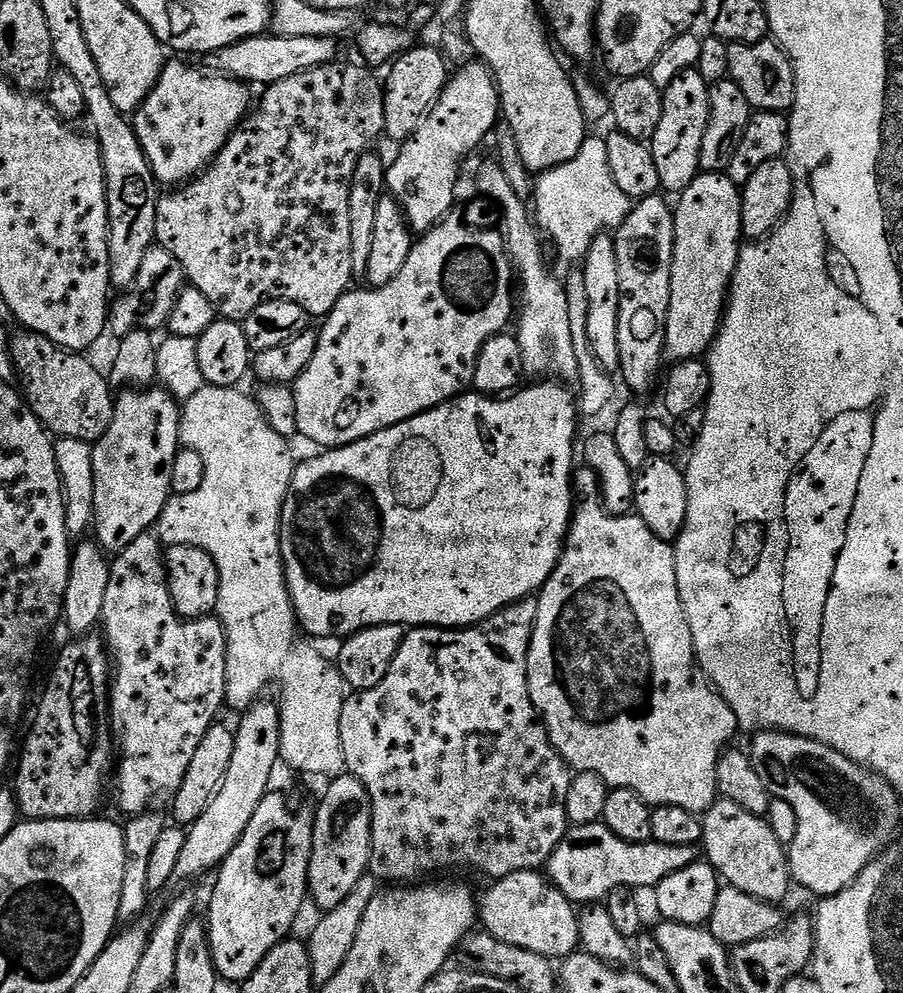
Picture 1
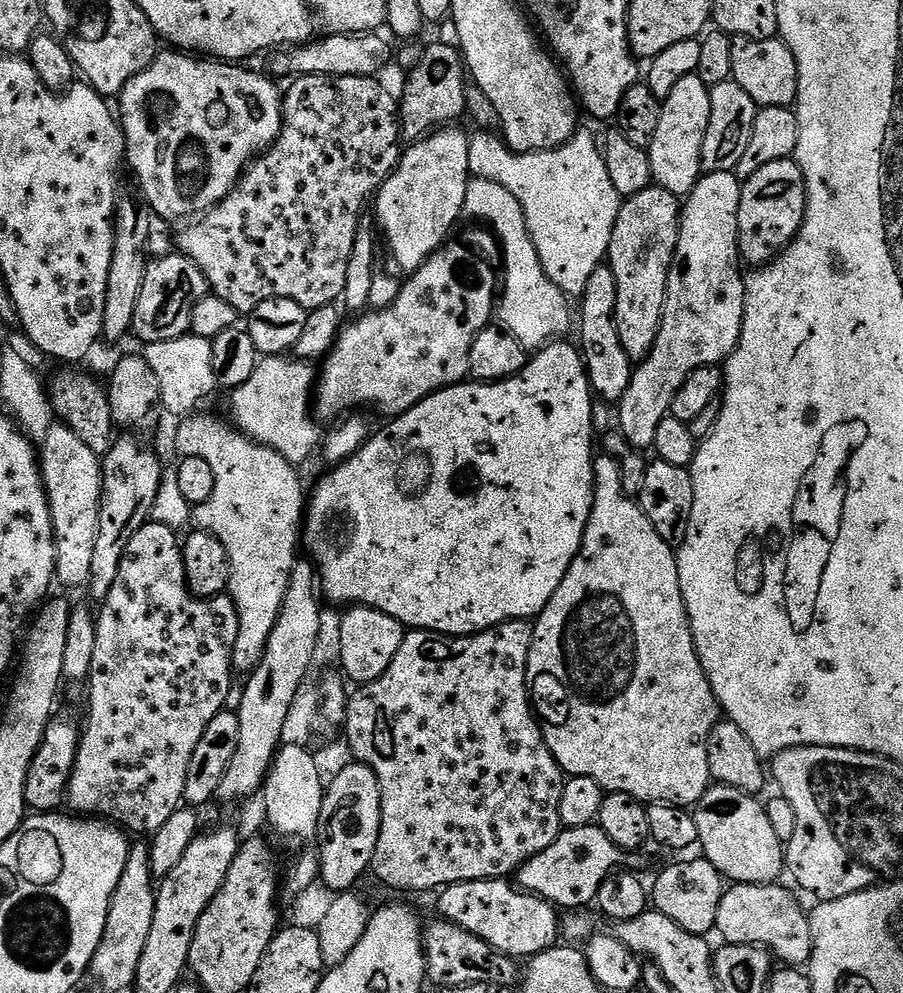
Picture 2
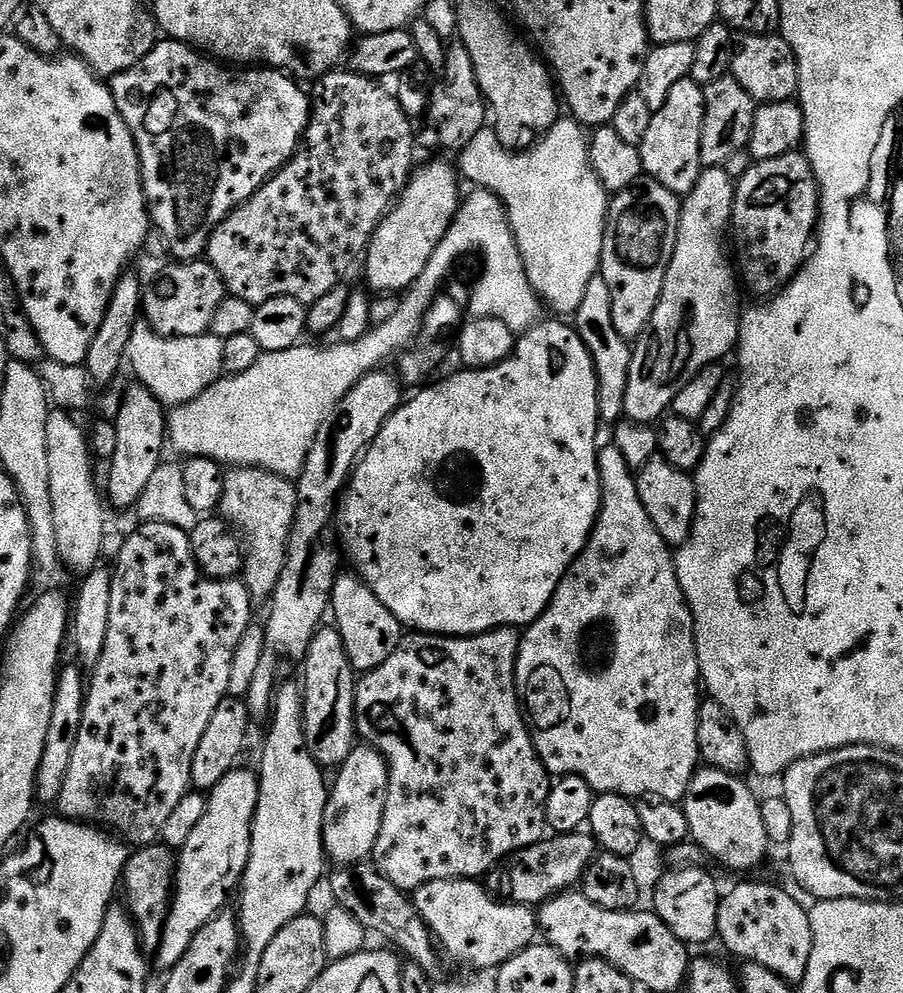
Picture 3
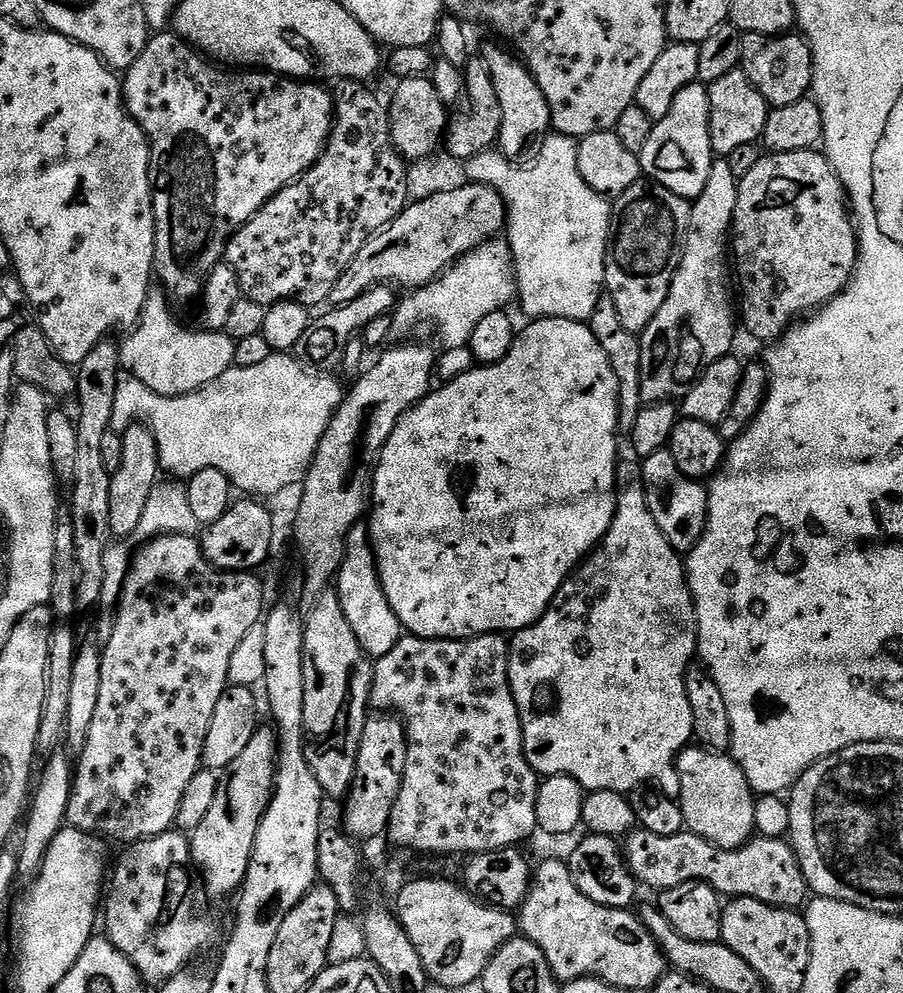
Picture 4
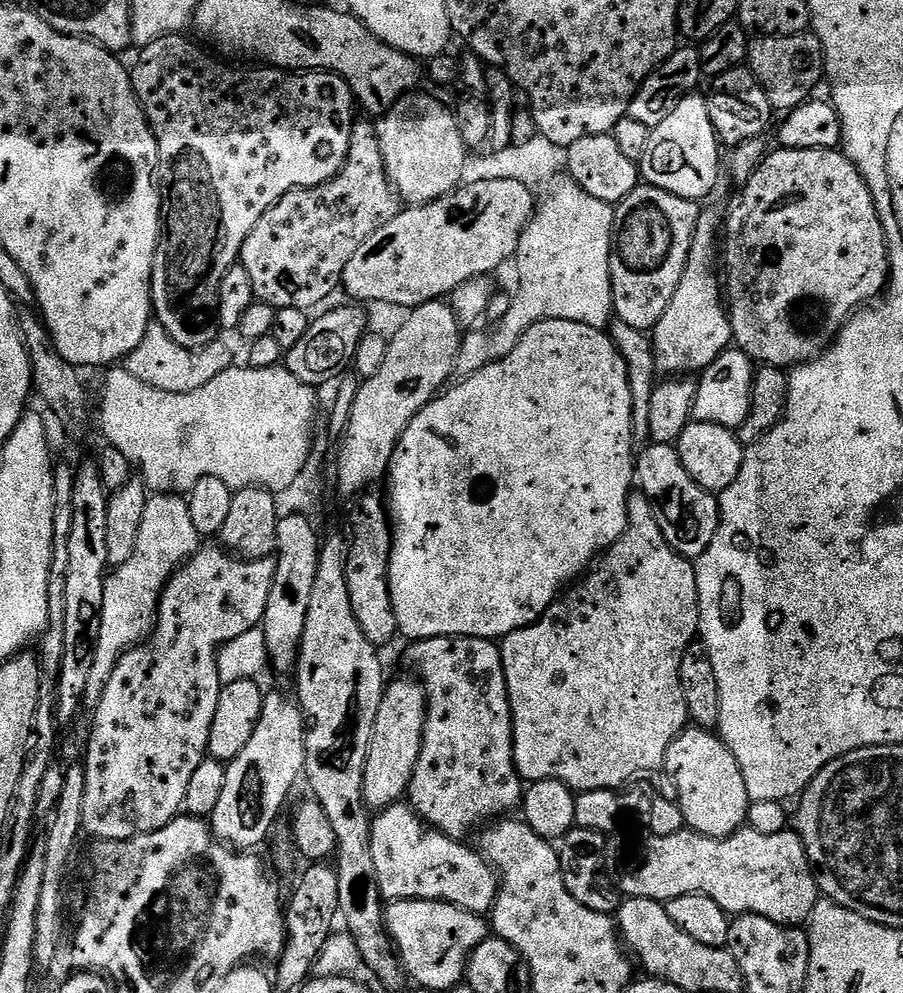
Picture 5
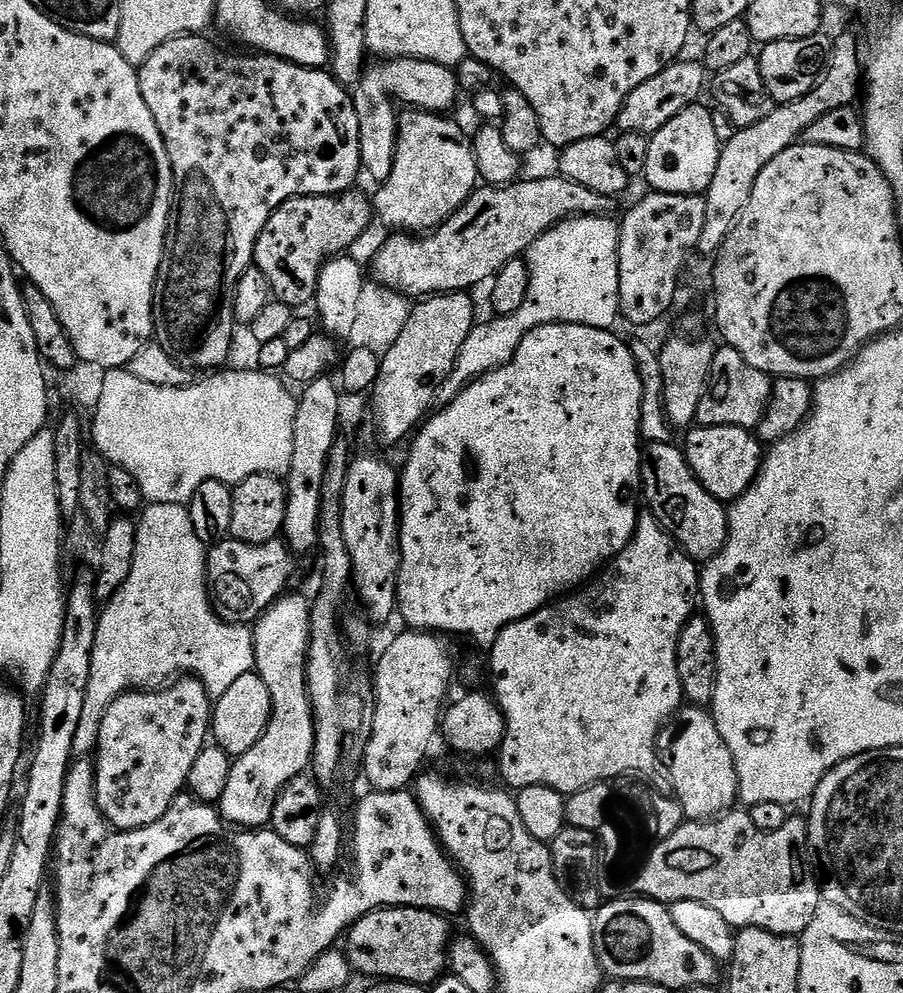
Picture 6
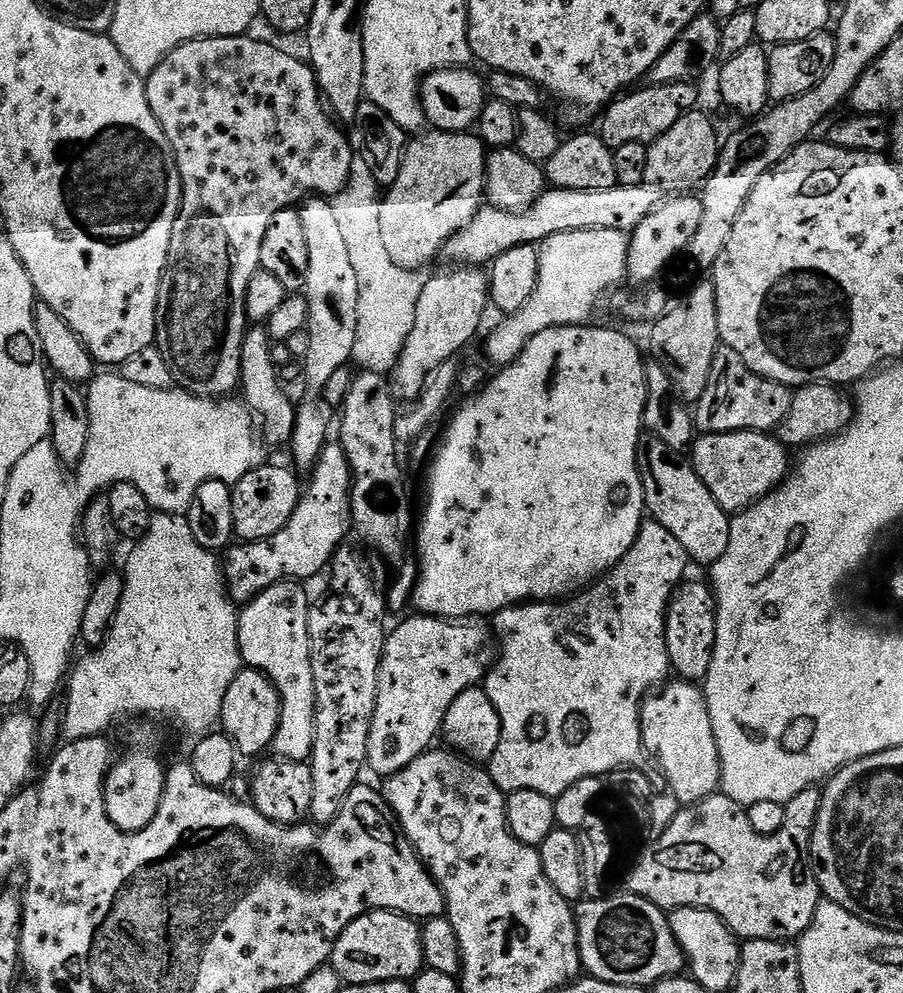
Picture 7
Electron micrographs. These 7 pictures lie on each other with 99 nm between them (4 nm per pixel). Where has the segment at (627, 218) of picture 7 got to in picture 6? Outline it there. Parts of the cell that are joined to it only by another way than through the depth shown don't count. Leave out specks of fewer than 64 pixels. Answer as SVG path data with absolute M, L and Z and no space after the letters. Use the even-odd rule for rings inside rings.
M553 174L553 176L544 176L541 180L524 180L513 182L507 186L480 186L473 192L468 201L460 207L460 209L450 217L445 224L440 224L437 228L433 228L427 234L392 234L389 235L388 241L382 246L382 250L378 250L378 254L372 257L370 267L372 272L379 283L385 284L390 290L400 292L402 295L409 298L427 298L429 296L438 296L445 292L468 292L472 290L475 284L487 285L497 274L502 270L502 266L506 266L506 262L511 260L519 260L527 253L528 248L534 242L538 242L538 238L542 238L542 234L546 234L552 229L555 224L561 224L563 220L570 220L574 216L603 216L611 213L614 204L613 197L603 196L598 194L598 190L589 190L587 186L581 186L578 182L570 182L564 176Z

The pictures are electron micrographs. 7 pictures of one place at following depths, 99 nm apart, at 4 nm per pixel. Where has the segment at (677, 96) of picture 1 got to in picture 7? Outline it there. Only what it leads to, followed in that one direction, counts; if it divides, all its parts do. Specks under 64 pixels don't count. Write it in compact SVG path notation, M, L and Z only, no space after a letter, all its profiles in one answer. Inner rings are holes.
M700 110L687 112L666 134L662 134L658 139L652 141L648 150L648 161L646 162L645 184L658 186L666 194L688 194L693 191L695 186L703 185L709 174L716 168L716 159L720 156L721 141L716 141L716 128L712 125L712 120L708 116L703 116Z

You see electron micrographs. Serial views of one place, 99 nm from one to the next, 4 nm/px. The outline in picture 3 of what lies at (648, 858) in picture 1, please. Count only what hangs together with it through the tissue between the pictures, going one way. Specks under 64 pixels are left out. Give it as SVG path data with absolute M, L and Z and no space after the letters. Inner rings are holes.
M587 831L552 834L539 844L518 850L507 861L511 903L539 906L562 892L575 889L598 855L596 839Z

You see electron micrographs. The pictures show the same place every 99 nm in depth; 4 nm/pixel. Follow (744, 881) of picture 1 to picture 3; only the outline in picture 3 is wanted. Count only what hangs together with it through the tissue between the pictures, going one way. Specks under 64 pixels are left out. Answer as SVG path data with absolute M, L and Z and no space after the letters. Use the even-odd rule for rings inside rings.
M701 767L694 774L688 792L684 795L682 807L686 814L686 822L690 822L690 837L697 849L708 856L713 856L720 864L733 868L736 872L748 872L756 868L768 856L770 845L766 826L762 826L762 810L760 800L744 785L739 776L731 776L717 768Z

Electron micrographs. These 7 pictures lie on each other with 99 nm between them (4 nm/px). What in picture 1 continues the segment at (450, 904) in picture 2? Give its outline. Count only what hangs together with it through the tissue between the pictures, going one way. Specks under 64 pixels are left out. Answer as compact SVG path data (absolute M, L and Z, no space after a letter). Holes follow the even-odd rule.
M539 871L515 872L491 886L478 900L478 920L483 931L502 942L510 942L510 946L522 946L522 950L553 958L571 956L580 948L577 905L554 887L547 875Z

